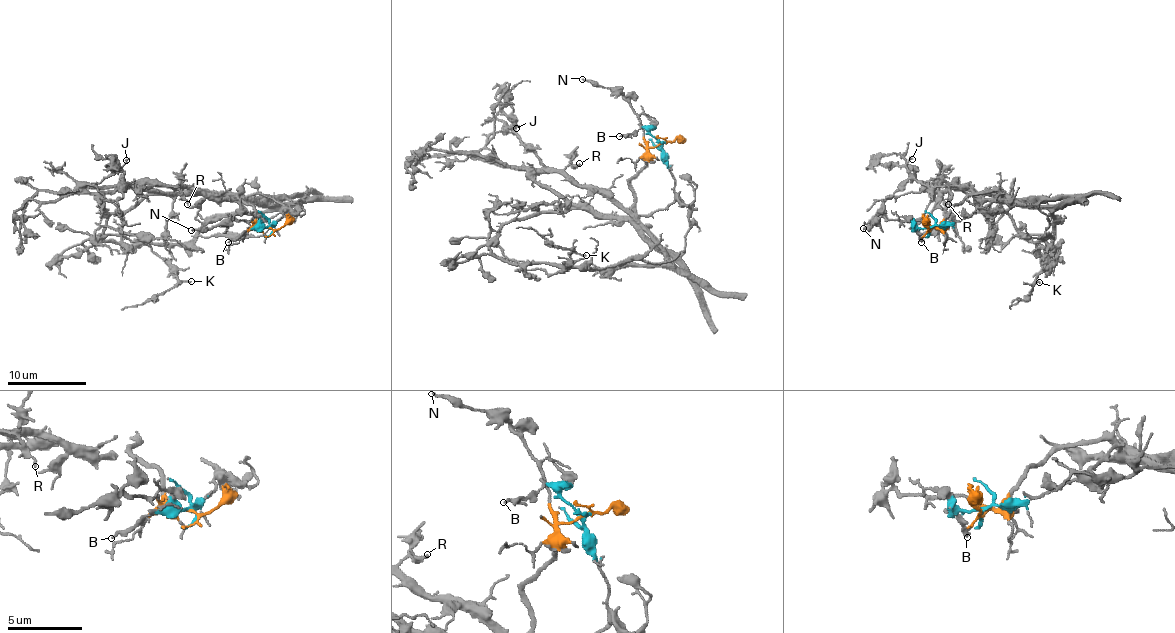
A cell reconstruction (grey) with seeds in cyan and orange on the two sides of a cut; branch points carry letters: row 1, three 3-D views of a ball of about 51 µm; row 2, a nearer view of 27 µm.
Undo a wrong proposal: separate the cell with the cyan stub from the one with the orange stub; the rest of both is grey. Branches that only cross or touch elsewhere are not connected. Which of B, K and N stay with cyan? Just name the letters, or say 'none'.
B

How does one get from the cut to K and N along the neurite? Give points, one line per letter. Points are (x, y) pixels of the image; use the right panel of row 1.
K: (928, 229), (966, 197), (998, 191), (1002, 195), (993, 194), (1017, 229), (1053, 241), (1058, 257), (1039, 281)
N: (928, 229), (933, 227), (925, 221), (885, 220), (881, 216), (863, 228)

